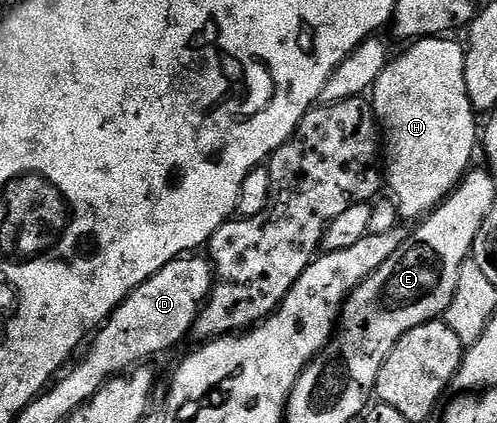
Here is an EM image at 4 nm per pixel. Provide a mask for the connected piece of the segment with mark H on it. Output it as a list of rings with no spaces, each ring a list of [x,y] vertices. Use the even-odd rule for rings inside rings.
[[[445,36],[440,37],[423,37],[411,44],[409,47],[406,47],[406,50],[403,51],[402,54],[395,56],[393,59],[389,61],[388,64],[384,67],[384,71],[380,71],[380,79],[376,79],[376,83],[374,84],[374,88],[372,90],[372,104],[374,107],[374,115],[378,118],[378,124],[380,126],[381,132],[384,134],[384,185],[388,190],[390,188],[389,196],[392,198],[394,205],[398,208],[399,218],[410,220],[410,223],[417,222],[419,219],[426,216],[427,213],[433,213],[435,209],[438,208],[439,205],[442,204],[443,201],[446,200],[447,197],[453,193],[454,189],[457,187],[458,182],[462,180],[463,177],[466,176],[468,170],[471,168],[472,162],[470,160],[474,157],[474,149],[479,148],[480,145],[480,121],[477,121],[476,112],[474,110],[472,102],[469,101],[469,87],[465,85],[465,55],[466,49],[461,45],[458,46],[456,42],[450,41],[454,39],[447,39]]]

